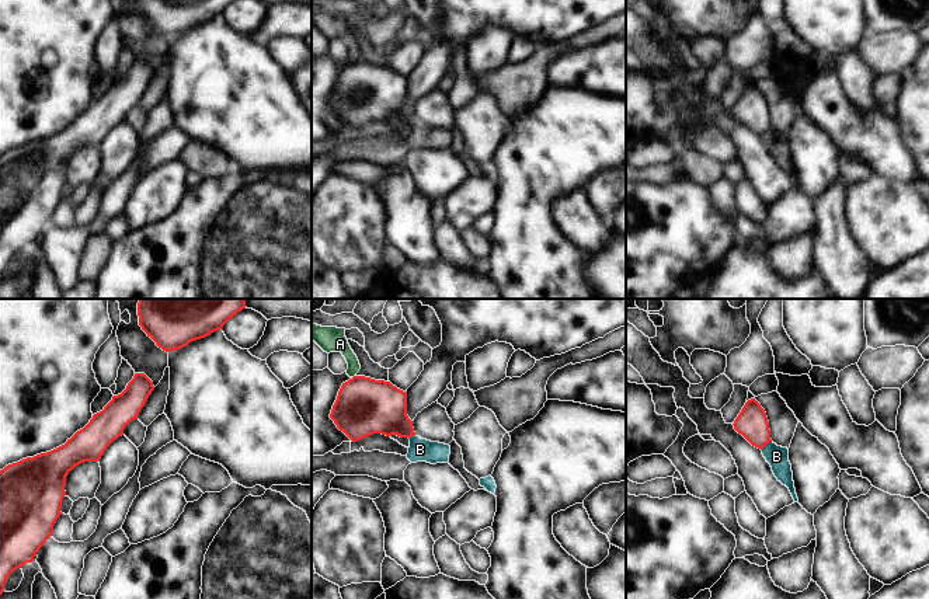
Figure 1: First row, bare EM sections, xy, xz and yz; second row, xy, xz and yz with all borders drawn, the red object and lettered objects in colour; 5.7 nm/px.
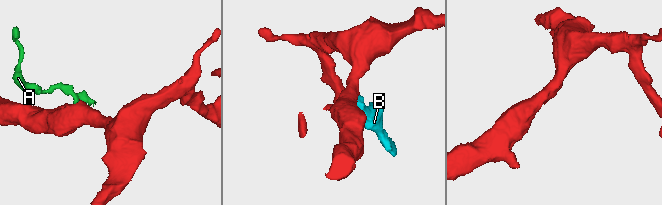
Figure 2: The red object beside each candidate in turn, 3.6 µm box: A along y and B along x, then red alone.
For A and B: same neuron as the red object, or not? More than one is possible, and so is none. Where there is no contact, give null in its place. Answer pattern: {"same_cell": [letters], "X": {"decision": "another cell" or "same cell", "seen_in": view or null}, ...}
{"same_cell": [], "A": {"decision": "another cell", "seen_in": "xz"}, "B": {"decision": "another cell", "seen_in": "yz"}}

